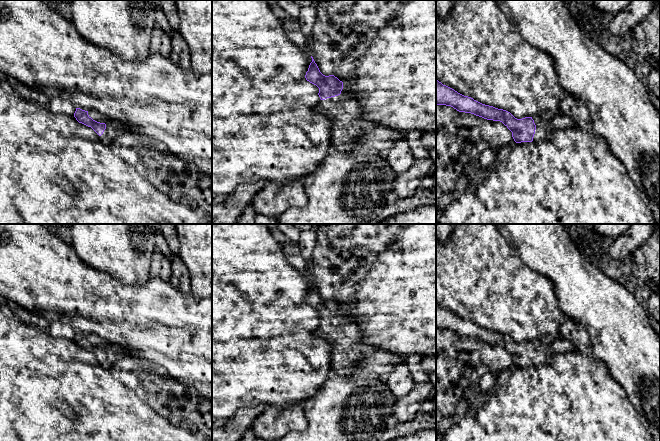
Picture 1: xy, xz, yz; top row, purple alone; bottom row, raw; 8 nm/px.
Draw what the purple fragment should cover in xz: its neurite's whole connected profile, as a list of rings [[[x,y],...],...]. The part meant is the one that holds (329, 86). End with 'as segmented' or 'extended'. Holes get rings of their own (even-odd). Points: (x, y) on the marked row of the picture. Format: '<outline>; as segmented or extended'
[[[313,57],[305,78],[319,88],[321,101],[312,108],[326,116],[332,123],[331,144],[336,151],[350,153],[361,151],[357,139],[371,126],[361,118],[362,110],[356,99],[345,99],[340,94],[343,82],[334,75],[323,75]]]; extended

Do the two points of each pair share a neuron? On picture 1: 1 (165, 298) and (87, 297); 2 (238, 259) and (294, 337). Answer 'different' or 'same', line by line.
1: same
2: same

